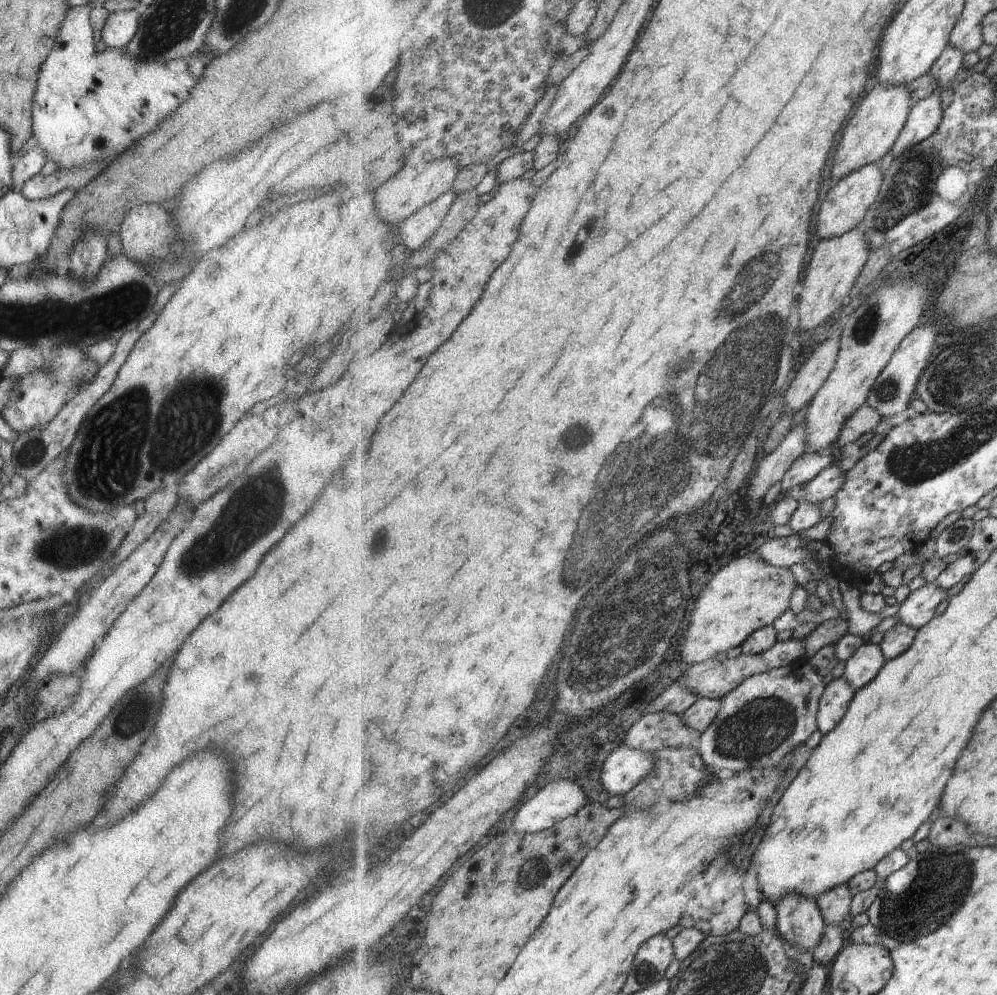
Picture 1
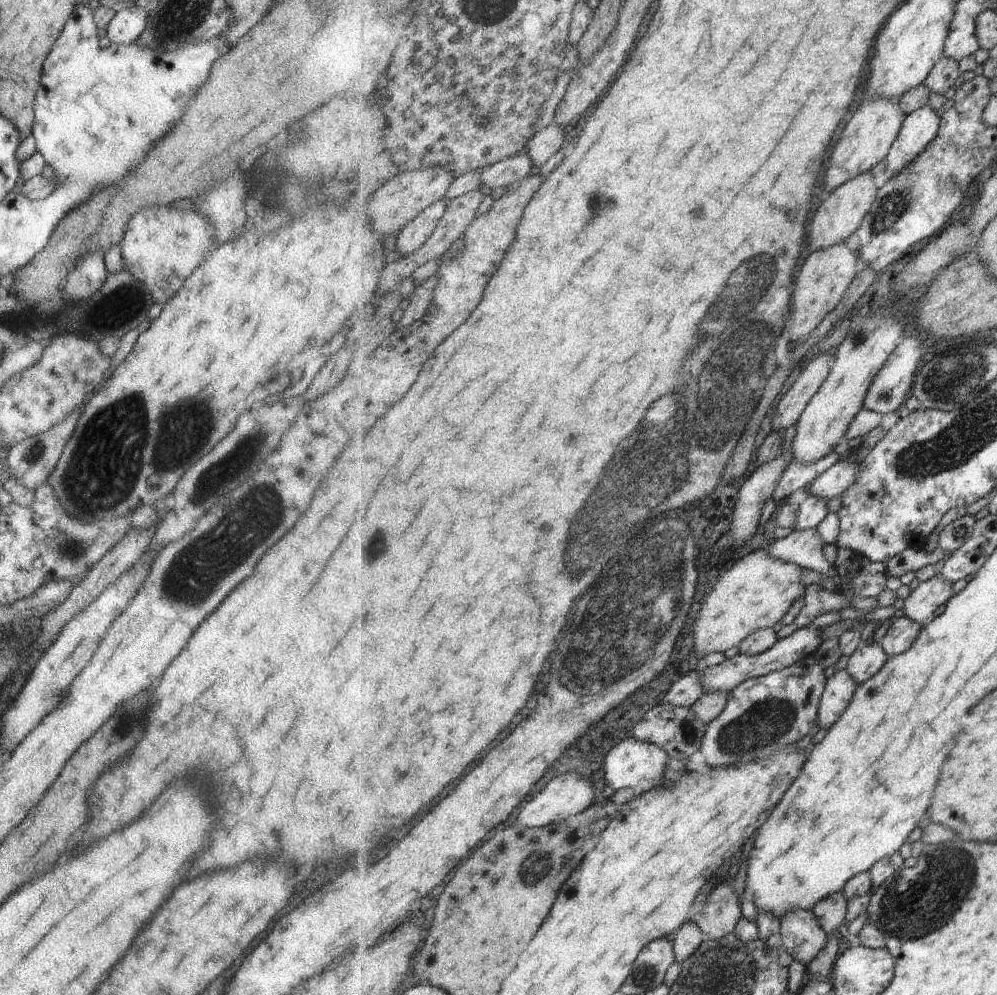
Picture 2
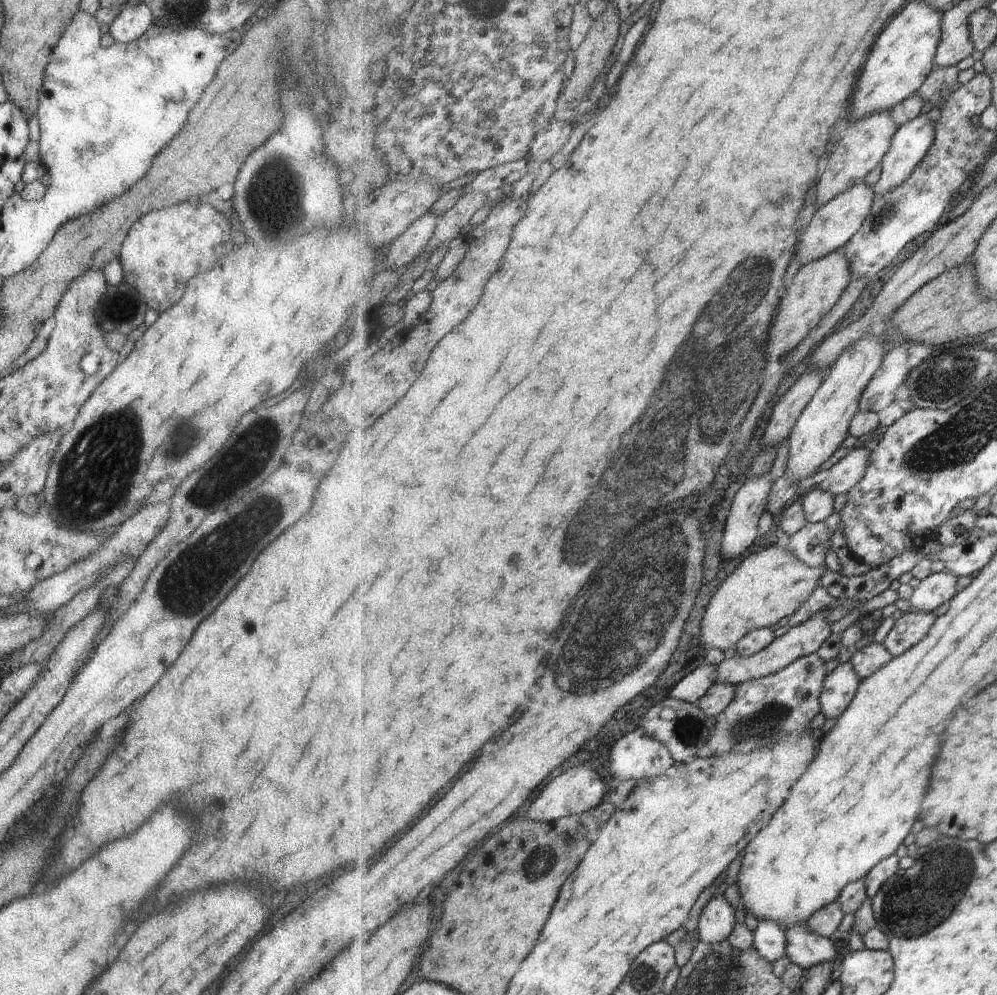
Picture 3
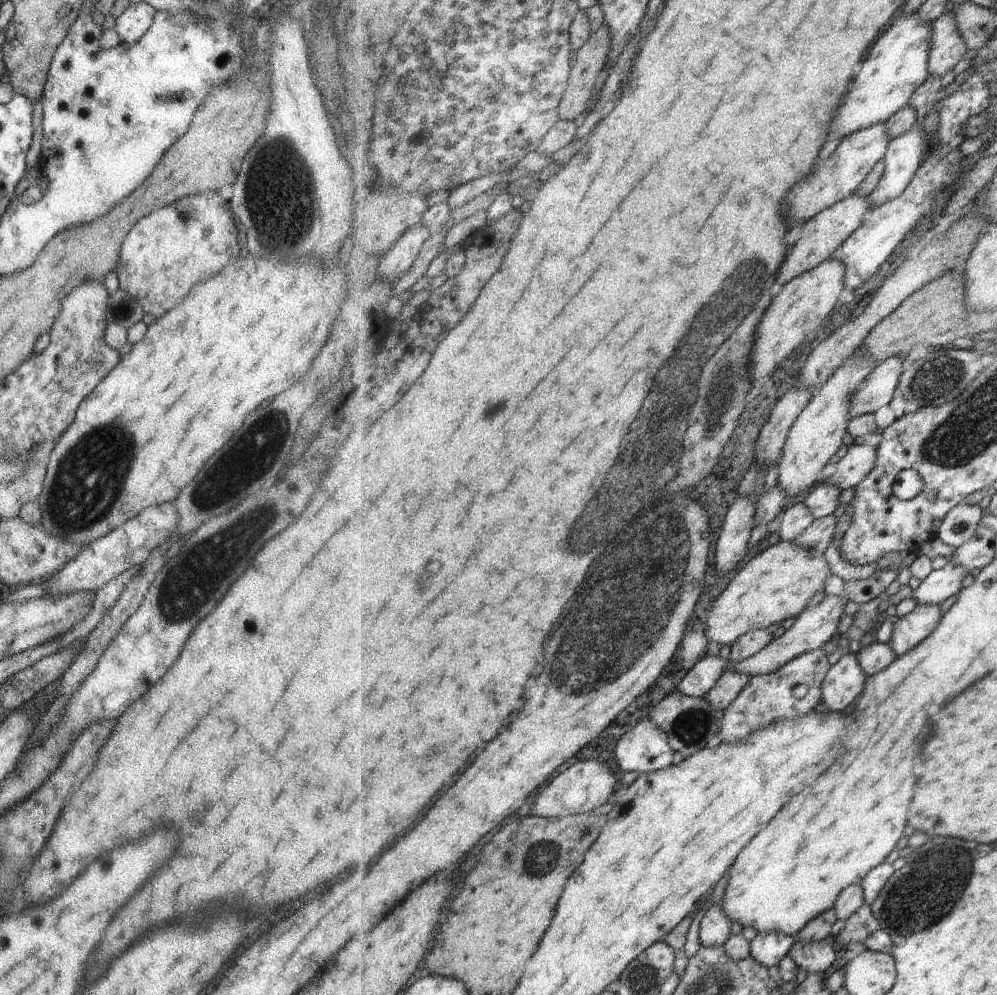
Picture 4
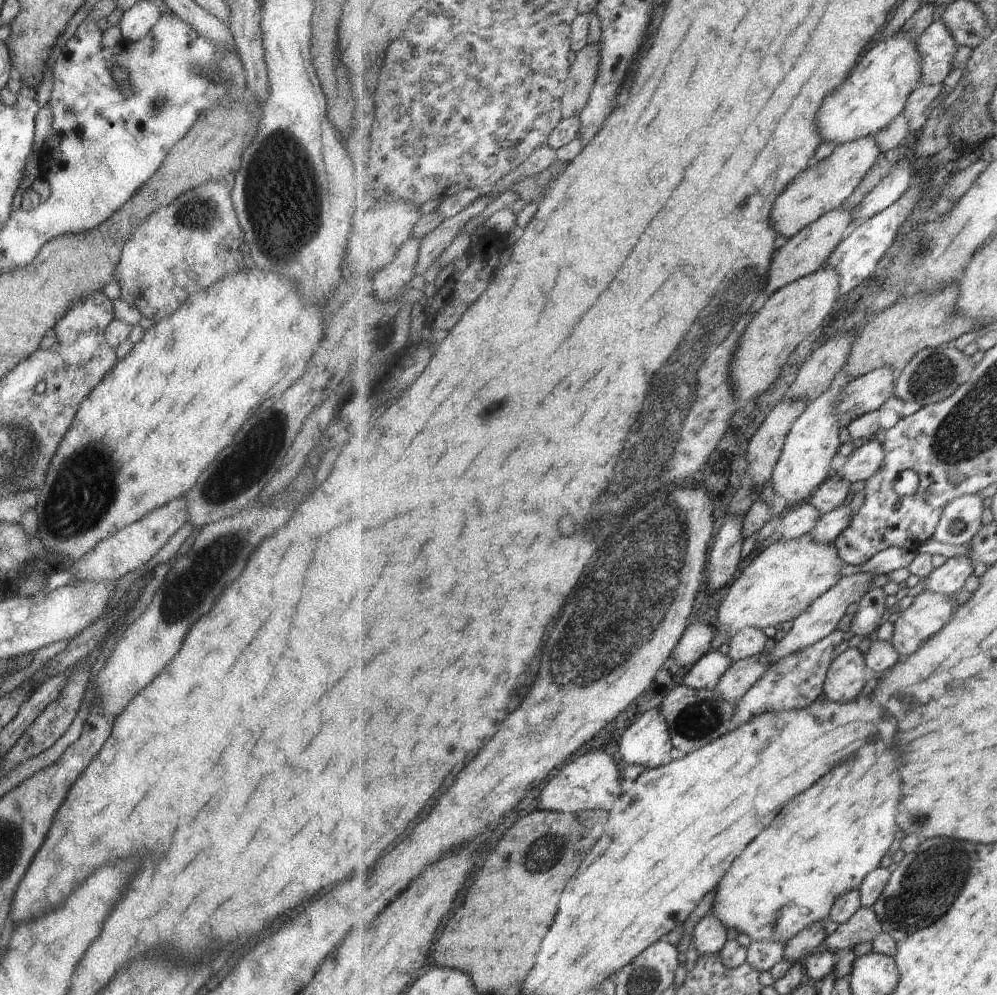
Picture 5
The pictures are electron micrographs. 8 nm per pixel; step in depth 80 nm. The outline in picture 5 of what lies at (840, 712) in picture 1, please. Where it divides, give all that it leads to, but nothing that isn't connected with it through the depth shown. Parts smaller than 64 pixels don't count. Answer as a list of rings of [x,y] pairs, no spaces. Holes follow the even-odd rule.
[[[848,648],[834,660],[827,672],[824,685],[826,699],[837,704],[855,700],[863,692],[869,676],[865,656],[858,648]]]

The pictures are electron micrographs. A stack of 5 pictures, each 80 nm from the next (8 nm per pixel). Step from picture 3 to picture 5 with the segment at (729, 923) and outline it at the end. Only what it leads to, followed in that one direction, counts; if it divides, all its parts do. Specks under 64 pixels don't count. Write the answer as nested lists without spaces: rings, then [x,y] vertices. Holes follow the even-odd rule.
[[[708,913],[694,931],[694,947],[699,955],[721,953],[728,942],[728,929],[715,914]]]

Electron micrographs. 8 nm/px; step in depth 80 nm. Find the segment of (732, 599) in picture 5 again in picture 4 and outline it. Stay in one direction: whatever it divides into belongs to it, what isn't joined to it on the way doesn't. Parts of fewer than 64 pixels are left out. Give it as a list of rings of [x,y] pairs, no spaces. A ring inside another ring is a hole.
[[[782,541],[767,548],[763,552],[750,556],[747,563],[736,570],[730,582],[720,594],[715,606],[709,614],[709,624],[705,626],[705,634],[709,642],[732,647],[741,636],[753,630],[767,629],[770,626],[780,626],[787,618],[799,617],[811,605],[811,600],[819,594],[825,593],[827,580],[831,578],[833,570],[825,556],[813,556],[809,550],[801,548],[795,541]]]

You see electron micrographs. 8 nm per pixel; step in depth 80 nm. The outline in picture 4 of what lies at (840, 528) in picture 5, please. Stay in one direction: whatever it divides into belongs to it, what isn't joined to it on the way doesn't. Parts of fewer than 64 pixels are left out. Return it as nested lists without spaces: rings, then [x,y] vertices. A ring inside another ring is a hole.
[[[837,516],[815,519],[813,524],[799,536],[796,543],[801,548],[809,550],[813,556],[824,556],[825,550],[833,544],[837,524],[839,524]]]

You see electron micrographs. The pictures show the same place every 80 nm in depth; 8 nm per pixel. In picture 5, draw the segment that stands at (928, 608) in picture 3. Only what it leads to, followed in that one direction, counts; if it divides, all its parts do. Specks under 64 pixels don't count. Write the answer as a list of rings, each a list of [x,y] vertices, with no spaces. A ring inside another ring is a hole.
[[[966,555],[947,559],[942,566],[929,574],[924,591],[951,596],[964,589],[965,582],[973,576],[973,570],[975,565]]]

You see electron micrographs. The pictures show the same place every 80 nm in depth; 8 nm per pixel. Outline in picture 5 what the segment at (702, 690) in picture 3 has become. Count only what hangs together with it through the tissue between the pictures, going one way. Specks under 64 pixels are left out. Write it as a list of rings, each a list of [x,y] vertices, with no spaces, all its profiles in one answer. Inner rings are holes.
[[[714,650],[703,656],[684,676],[683,686],[693,690],[713,690],[726,676],[727,670],[734,664],[728,655]]]

